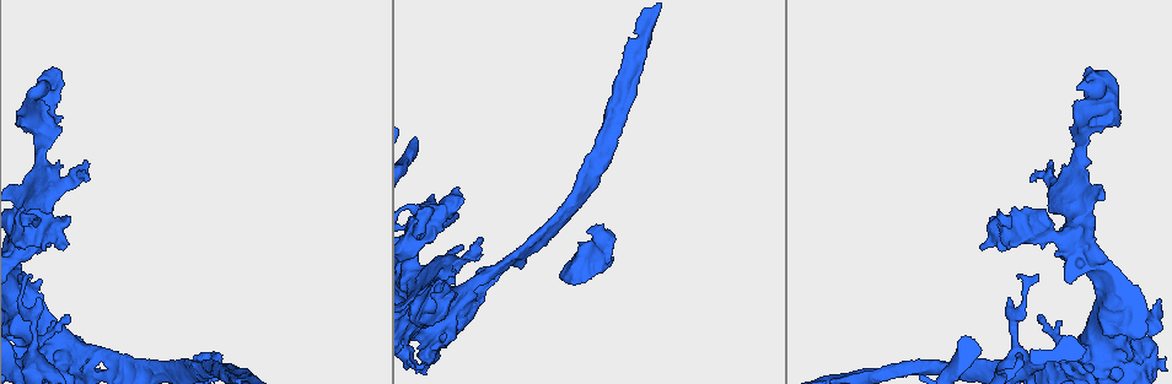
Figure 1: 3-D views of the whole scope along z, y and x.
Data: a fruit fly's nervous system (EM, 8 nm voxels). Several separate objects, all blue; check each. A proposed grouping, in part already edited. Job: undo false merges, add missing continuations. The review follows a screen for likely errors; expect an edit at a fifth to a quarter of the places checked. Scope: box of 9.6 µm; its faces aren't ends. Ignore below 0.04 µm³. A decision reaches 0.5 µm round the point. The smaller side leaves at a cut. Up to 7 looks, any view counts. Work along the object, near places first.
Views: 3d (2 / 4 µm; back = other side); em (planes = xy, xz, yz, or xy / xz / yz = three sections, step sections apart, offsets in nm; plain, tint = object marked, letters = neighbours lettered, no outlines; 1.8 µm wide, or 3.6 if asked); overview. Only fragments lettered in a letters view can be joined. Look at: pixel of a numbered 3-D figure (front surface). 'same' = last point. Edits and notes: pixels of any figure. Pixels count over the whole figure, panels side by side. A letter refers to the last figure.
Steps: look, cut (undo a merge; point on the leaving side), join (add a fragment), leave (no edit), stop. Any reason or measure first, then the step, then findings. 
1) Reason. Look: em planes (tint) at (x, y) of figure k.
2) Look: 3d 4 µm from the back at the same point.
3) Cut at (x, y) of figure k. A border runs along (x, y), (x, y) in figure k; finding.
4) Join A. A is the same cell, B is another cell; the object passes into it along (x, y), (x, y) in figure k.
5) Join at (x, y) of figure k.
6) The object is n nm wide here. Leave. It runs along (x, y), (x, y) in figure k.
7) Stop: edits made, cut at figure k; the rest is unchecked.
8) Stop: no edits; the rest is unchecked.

Closes a loop. Look: 3d 4 µm from the back at (1111, 355) of figure 1.

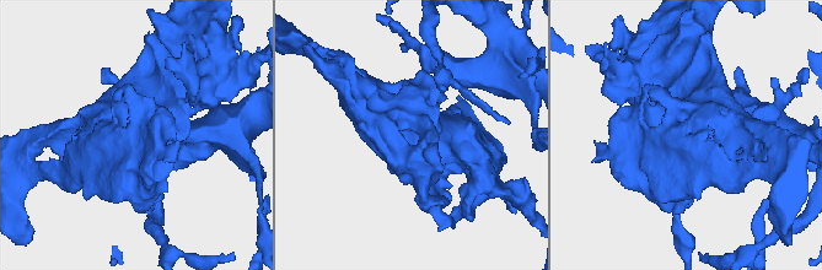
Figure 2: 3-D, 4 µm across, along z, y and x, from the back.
Need the tissue. Look: em 3.6 µm yz step 8 (tint) at (686, 133) of figure 2.

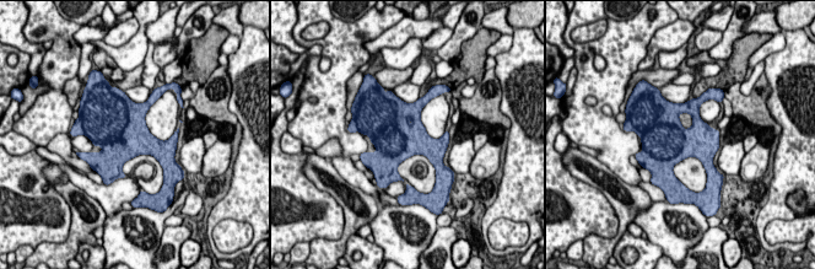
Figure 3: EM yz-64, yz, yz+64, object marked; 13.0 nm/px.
Another direction. Look: em 3.6 µm planes (letters) at the same point.

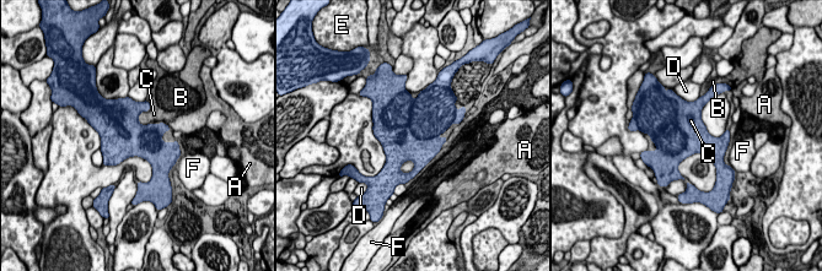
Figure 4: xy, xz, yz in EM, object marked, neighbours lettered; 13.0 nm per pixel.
Leave. A, B, C, D, E and F are other cells; a border runs along (149, 101), (139, 114), (141, 125) in figure 4; continuous, no second cell.

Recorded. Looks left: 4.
Look: 3d 4 µm at (459, 246) of figure 1.

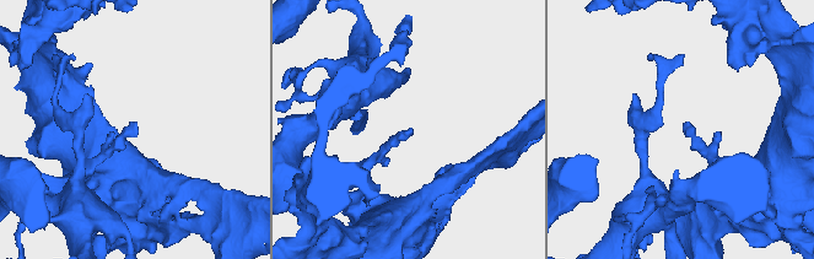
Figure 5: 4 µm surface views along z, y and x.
Now the EM. Look: em xy step 8 (tint) at (689, 122) of figure 5.

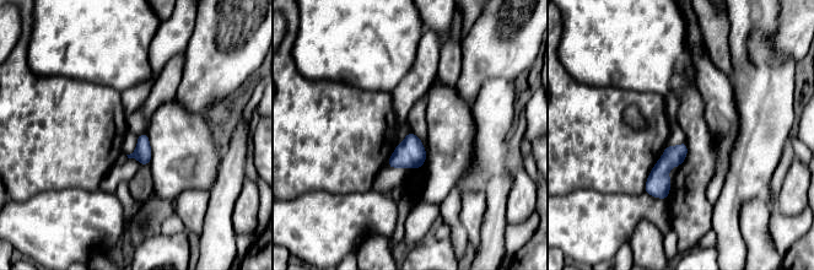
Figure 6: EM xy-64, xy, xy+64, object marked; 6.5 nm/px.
Cut it another way. Look: em planes (letters) at the same point.

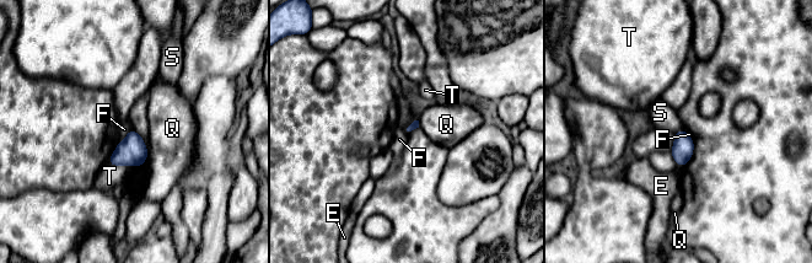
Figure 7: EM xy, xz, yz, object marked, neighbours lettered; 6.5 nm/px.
Leave. E, F, Q, S and T are other cells; a border runs along (402, 130), (407, 135) in figure 7; none of them fits.

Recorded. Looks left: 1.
Free end. Look: em yz step 16 (letters) at (23, 210) of figure 1.

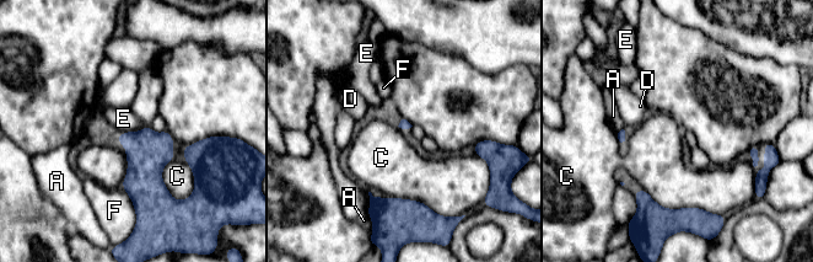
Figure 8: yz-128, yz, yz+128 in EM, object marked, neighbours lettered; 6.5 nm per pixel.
Leave. A, C, D, E and F are other cells; a border runs along (642, 190), (667, 208), (700, 208) in figure 8; none of them fits.

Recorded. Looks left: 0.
Stop: no edits; the rest is unchecked.

